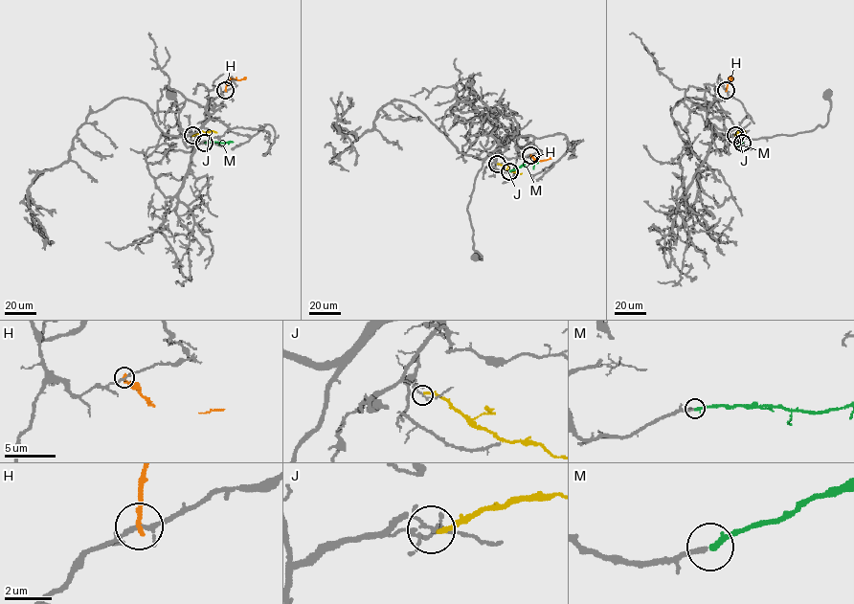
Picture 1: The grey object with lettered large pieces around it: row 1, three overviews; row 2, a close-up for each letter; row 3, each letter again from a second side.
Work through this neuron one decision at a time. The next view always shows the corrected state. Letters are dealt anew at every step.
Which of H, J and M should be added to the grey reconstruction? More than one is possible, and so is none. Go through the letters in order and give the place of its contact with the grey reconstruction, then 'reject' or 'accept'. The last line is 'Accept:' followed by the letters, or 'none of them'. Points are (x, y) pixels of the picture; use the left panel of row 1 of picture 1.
H: meets grey at (225, 90); reject
J: meets grey at (192, 135); reject
M: meets grey at (204, 143); accept
Accept: M

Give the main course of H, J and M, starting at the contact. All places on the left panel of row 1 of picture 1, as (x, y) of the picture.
H: (225, 90), (231, 78), (244, 78)
J: (192, 135), (216, 132)
M: (204, 142), (228, 144)

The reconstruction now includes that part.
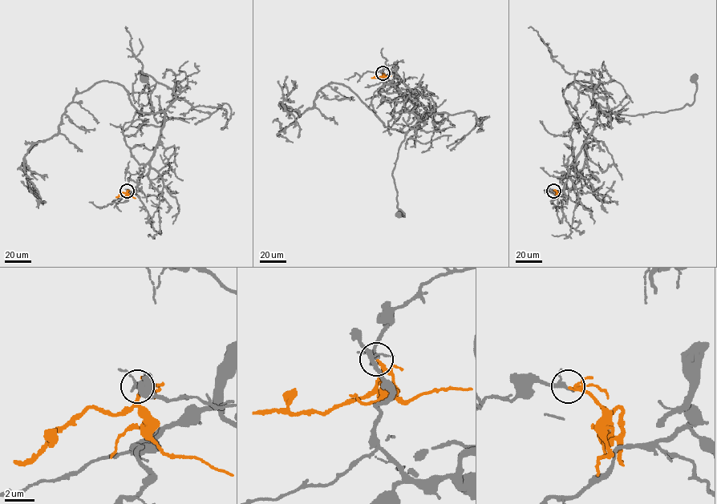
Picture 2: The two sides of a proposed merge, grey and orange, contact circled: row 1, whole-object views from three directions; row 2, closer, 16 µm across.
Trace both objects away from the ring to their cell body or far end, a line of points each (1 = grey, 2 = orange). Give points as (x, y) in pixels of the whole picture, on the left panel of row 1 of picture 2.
1: (127, 191), (138, 188), (139, 197), (134, 188), (164, 123), (163, 111), (137, 112), (148, 101), (143, 78)
2: (127, 191), (115, 197)

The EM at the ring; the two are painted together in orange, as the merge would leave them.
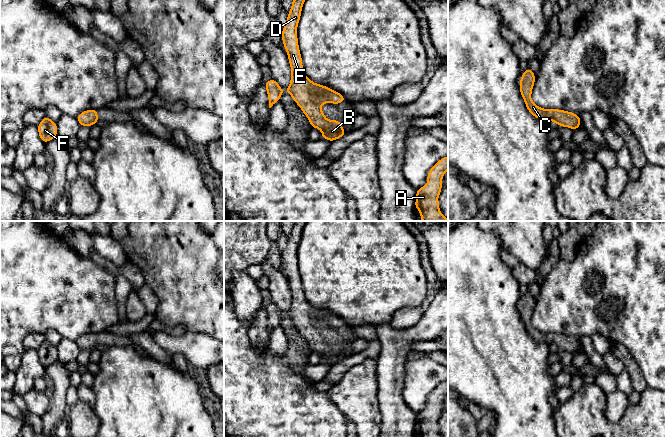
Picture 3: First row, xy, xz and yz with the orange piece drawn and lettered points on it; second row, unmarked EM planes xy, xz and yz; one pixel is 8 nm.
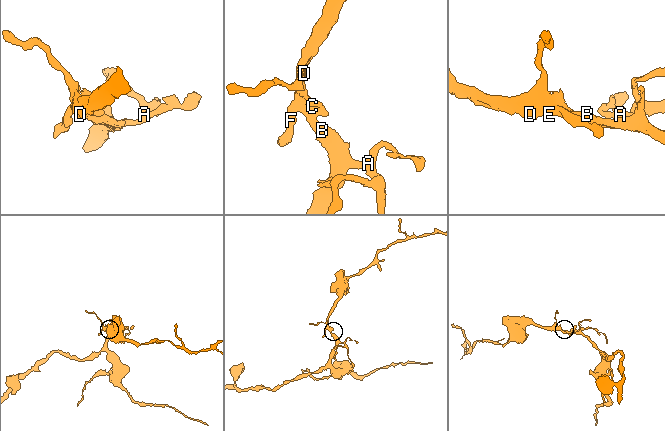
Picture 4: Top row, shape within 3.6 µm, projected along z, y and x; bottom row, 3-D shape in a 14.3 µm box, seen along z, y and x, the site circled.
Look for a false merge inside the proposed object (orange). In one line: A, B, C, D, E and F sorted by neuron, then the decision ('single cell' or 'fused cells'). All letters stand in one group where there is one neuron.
groups A B C D E F; single cell

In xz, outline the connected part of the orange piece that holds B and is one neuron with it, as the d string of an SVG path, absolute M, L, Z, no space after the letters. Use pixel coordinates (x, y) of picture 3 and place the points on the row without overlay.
M295 221L293 223L286 248L282 253L282 266L291 291L290 309L285 316L288 316L295 327L300 330L312 352L320 353L322 362L328 363L331 367L347 356L344 355L341 345L328 344L325 341L321 329L324 327L340 328L346 323L337 315L312 306L305 299L298 269L297 251L306 223L307 221Z

